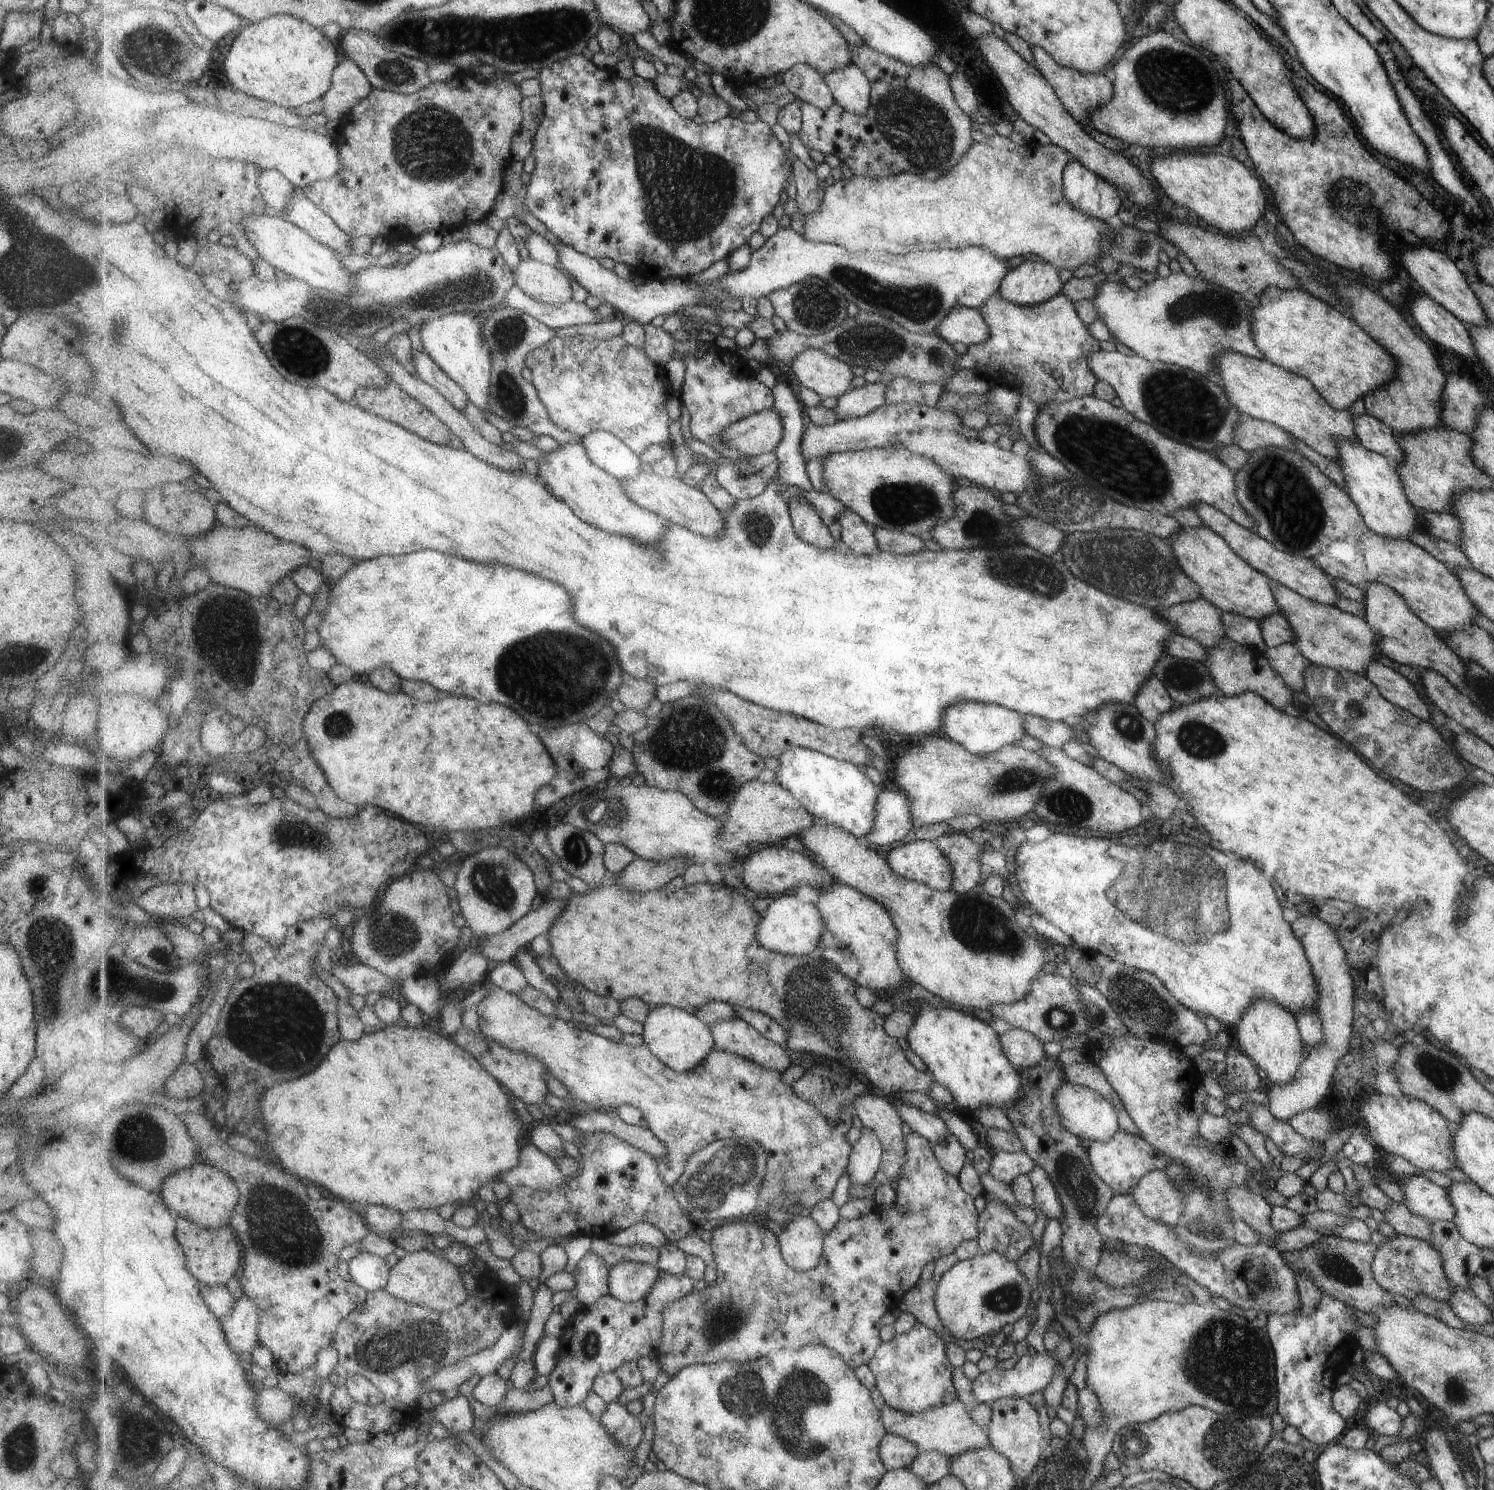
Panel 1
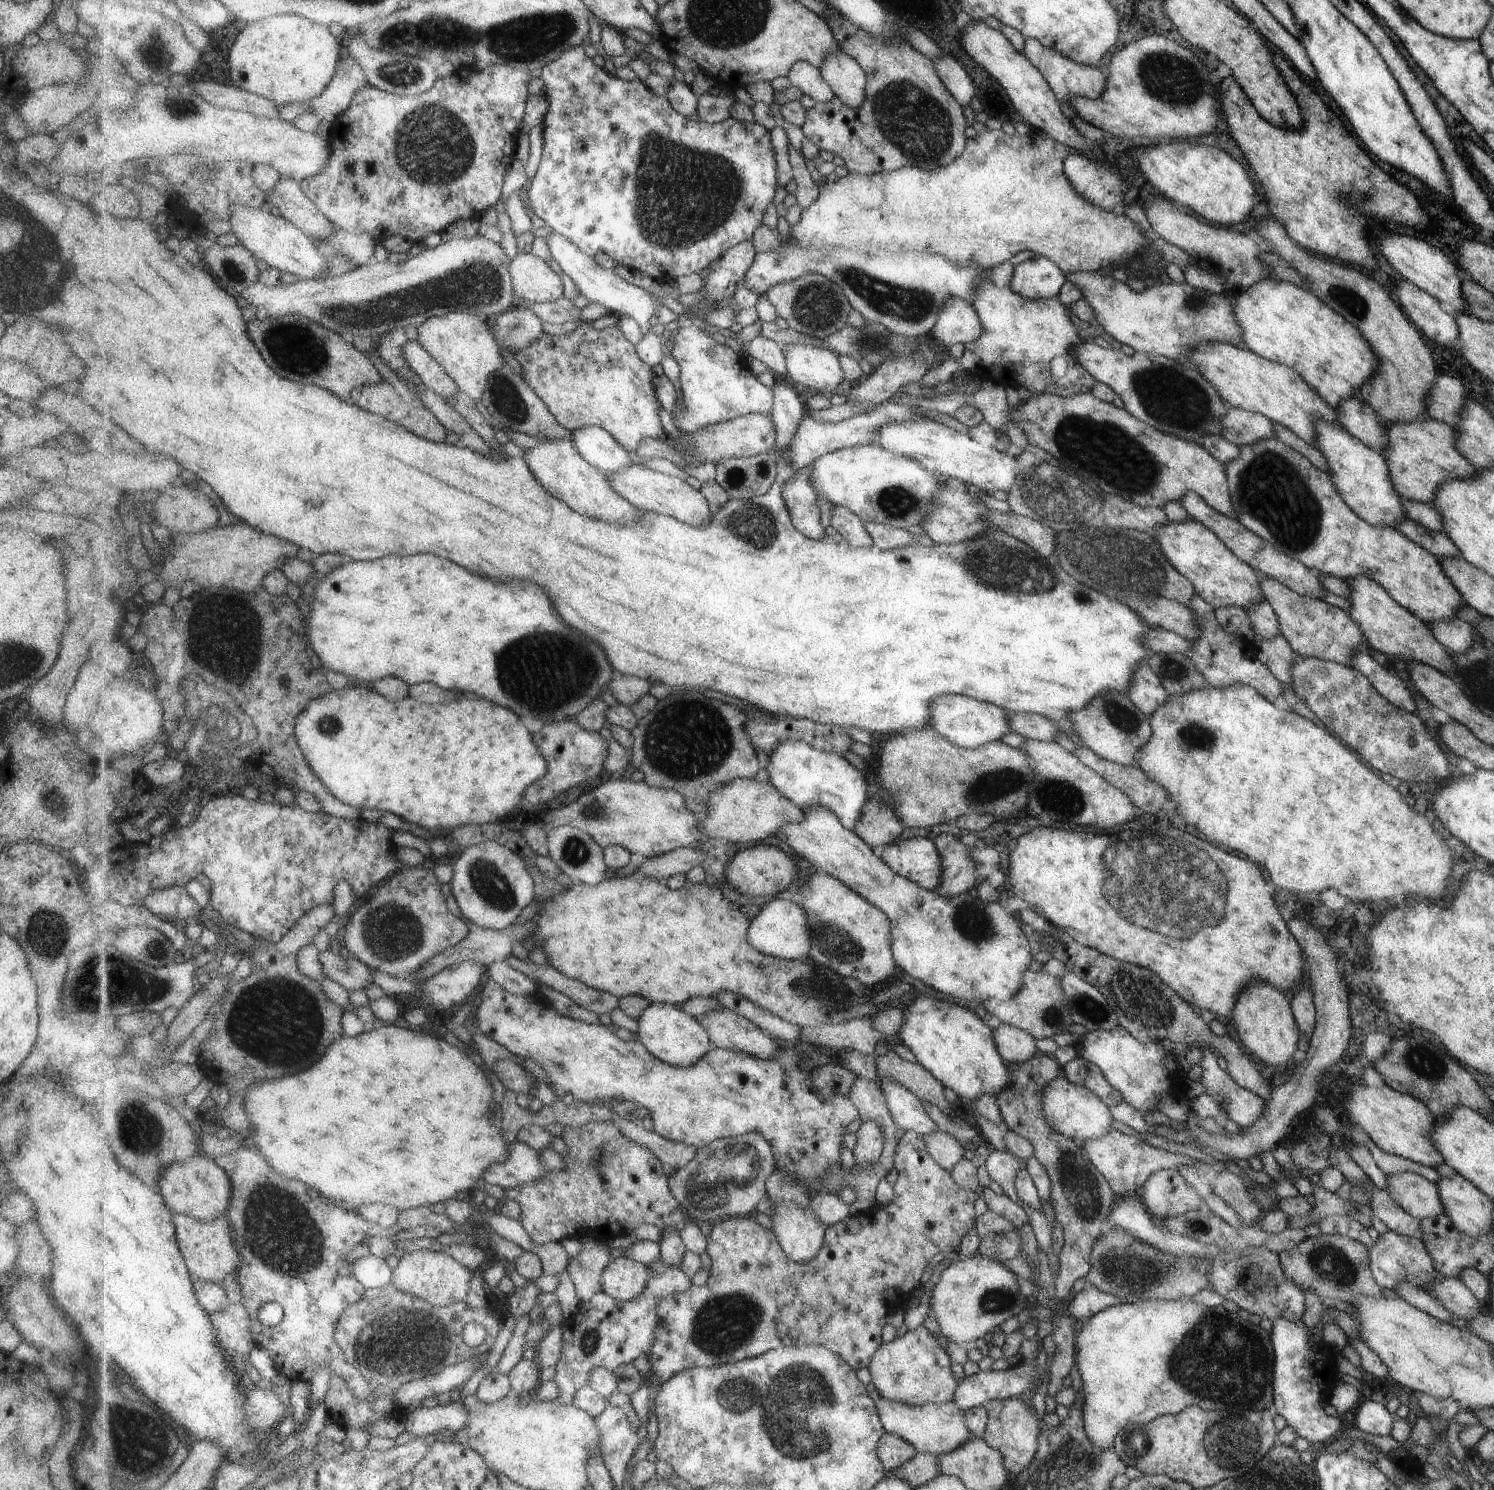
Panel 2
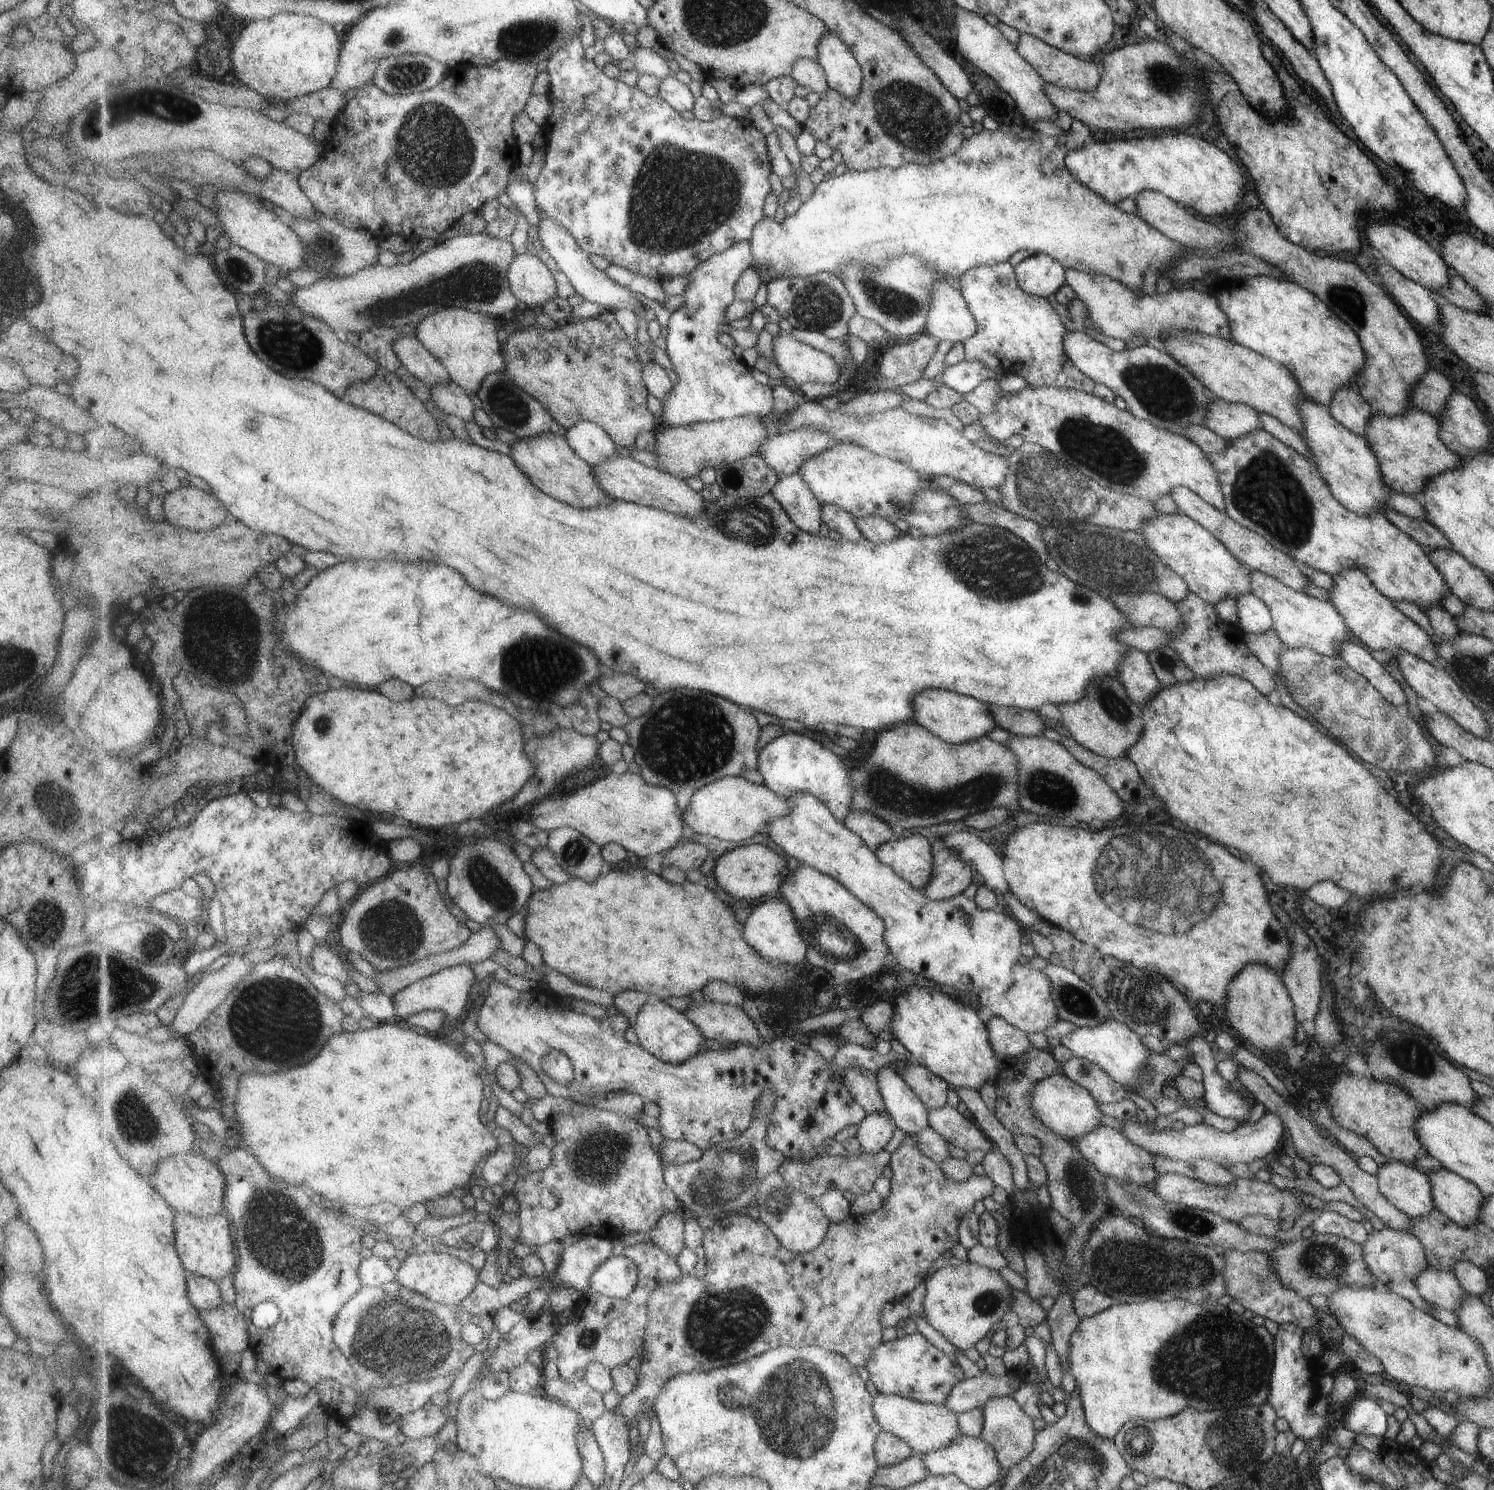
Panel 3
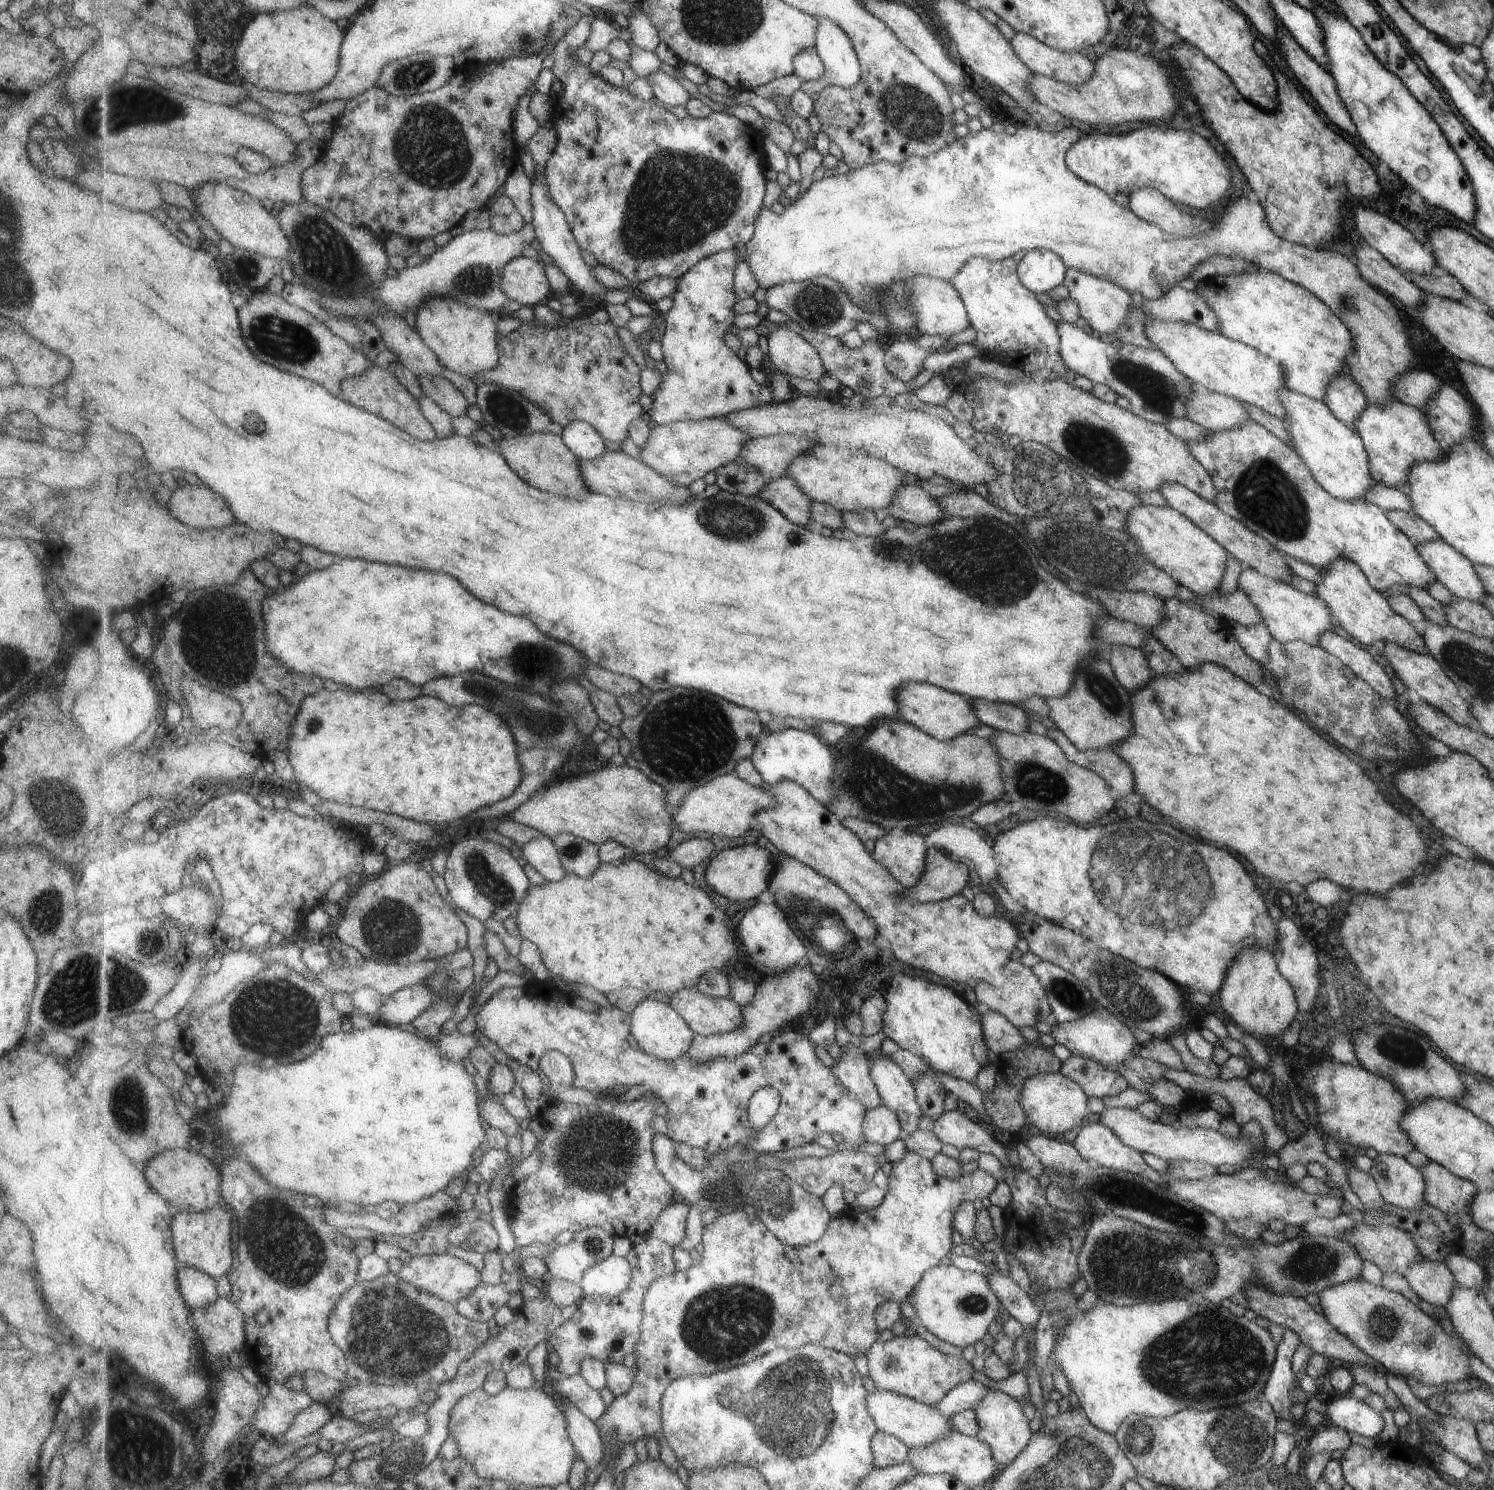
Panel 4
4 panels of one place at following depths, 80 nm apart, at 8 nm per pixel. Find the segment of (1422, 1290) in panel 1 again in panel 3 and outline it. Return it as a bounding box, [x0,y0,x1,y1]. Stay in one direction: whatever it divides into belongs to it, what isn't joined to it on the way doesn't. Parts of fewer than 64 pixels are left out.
[1362,1227,1428,1285]

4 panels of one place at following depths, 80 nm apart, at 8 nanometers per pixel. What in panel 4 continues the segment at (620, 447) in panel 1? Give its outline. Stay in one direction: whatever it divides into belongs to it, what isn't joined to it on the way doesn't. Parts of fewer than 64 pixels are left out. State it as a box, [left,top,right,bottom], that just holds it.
[562,421,607,461]

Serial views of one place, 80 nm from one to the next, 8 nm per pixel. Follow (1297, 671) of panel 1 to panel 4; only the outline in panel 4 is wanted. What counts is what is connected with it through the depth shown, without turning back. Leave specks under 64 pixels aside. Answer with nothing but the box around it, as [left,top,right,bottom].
[1230,622,1272,667]

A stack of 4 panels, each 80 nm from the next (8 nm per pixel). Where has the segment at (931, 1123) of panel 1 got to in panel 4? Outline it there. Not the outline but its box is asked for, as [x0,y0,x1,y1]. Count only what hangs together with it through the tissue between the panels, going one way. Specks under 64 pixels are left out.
[868,1049,922,1136]

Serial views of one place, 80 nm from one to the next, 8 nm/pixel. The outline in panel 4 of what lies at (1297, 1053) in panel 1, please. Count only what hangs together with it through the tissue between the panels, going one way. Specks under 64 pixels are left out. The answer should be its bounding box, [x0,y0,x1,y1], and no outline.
[1219,947,1295,1039]

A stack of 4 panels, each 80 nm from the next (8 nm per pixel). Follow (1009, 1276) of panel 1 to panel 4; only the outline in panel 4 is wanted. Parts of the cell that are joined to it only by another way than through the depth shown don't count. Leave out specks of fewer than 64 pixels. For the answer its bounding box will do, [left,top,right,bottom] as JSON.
[910,1265,999,1349]

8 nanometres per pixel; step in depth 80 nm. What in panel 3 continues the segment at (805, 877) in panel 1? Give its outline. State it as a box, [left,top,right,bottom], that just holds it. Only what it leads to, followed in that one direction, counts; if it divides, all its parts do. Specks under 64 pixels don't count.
[713,844,791,900]

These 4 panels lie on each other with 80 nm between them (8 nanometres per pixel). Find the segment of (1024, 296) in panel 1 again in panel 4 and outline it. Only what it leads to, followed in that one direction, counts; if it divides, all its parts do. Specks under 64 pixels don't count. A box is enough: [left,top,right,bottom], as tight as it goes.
[1018,249,1066,293]

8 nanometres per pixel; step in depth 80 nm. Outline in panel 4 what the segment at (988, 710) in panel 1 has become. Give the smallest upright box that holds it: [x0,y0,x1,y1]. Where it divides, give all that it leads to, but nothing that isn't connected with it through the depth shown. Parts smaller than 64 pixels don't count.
[898,684,981,740]

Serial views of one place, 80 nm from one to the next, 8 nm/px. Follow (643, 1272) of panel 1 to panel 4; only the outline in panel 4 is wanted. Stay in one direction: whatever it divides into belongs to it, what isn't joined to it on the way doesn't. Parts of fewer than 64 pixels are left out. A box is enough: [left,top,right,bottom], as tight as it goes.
[581,1254,635,1296]

